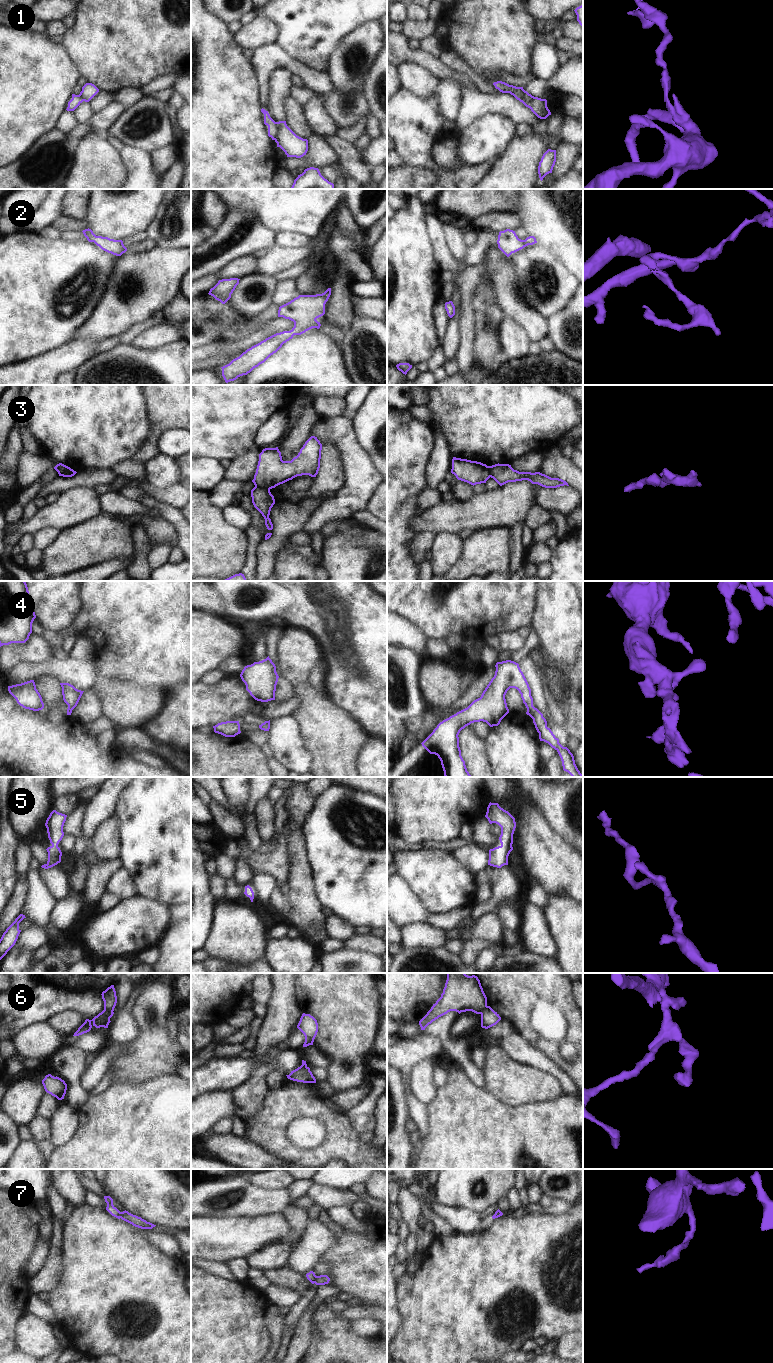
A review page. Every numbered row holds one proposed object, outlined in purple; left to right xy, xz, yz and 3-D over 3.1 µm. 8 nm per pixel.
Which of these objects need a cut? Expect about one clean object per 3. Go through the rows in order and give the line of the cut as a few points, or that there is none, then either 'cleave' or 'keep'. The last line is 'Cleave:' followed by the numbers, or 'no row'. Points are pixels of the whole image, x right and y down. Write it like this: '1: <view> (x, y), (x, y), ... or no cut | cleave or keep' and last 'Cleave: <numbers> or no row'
1: xz (276, 122), (277, 135), (274, 139) | cleave
2: no cut | keep
3: xz (255, 485), (269, 490) | cleave
4: no cut | keep
5: no cut | keep
6: xy (104, 1009), (112, 1011) | cleave
7: xz (317, 1276), (314, 1282) | cleave
Cleave: 1, 3, 6, 7

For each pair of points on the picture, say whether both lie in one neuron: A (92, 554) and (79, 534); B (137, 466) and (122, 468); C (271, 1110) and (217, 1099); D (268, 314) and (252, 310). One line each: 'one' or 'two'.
A: one
B: one
C: two
D: two

